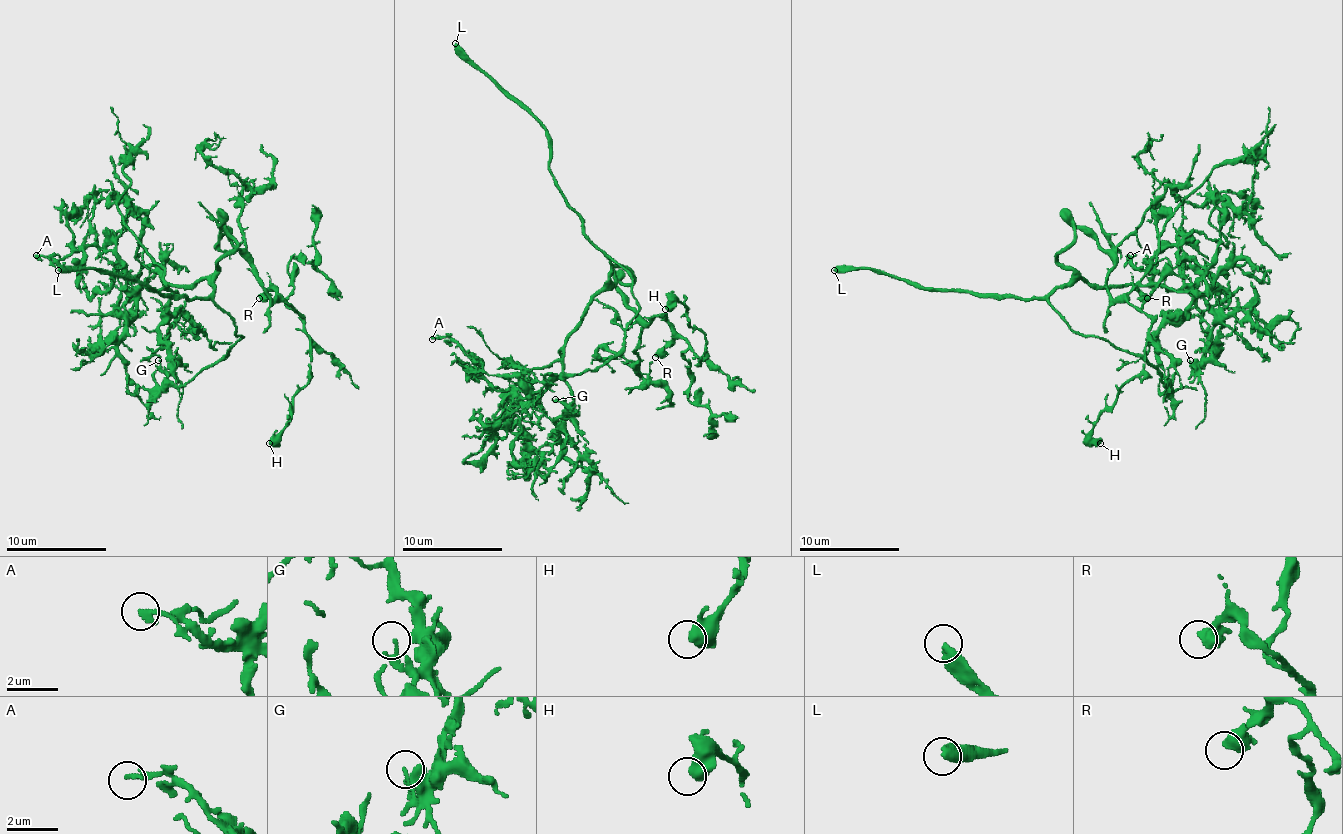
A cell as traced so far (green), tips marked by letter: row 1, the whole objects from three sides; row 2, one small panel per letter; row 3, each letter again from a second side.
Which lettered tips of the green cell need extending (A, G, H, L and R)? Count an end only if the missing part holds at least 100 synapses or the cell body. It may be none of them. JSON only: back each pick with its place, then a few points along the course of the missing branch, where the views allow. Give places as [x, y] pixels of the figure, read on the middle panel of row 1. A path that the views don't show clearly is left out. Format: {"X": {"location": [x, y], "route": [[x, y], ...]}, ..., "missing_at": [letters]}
{"L": {"location": [455, 43]}, "missing_at": ["L"]}

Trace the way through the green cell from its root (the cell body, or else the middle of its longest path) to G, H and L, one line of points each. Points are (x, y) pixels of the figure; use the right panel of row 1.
G: (1057, 258), (1097, 285), (1167, 285), (1197, 293), (1215, 318), (1215, 325), (1202, 363), (1195, 370), (1190, 360)
H: (1057, 258), (1082, 228), (1112, 260), (1107, 293), (1125, 298), (1152, 320), (1145, 365), (1092, 431), (1100, 443)
L: (1057, 258), (1072, 278), (1042, 298), (982, 298), (964, 290), (917, 288), (867, 268), (834, 270)

